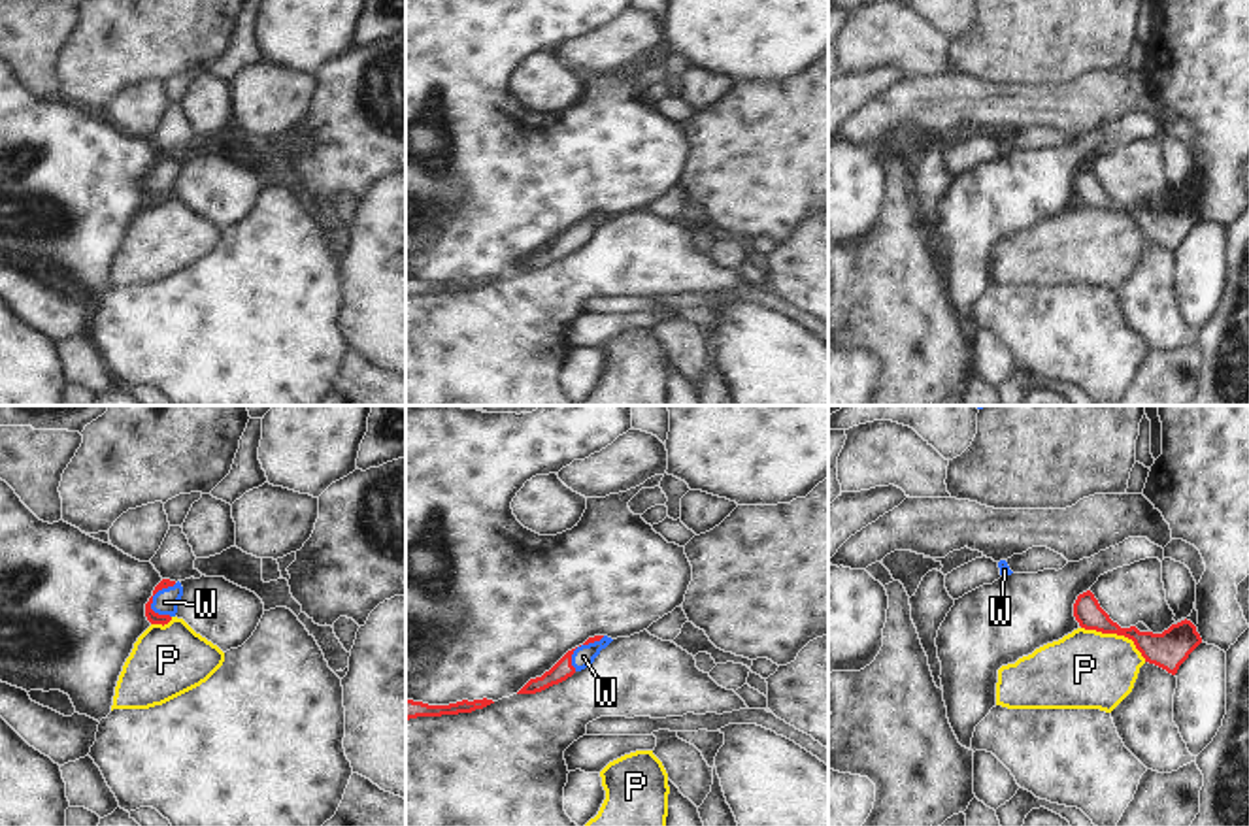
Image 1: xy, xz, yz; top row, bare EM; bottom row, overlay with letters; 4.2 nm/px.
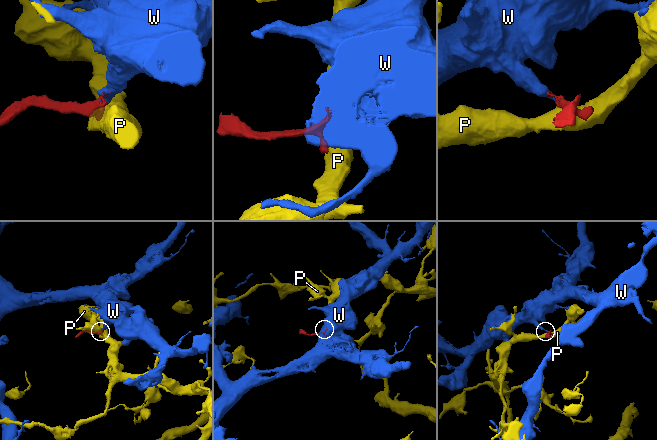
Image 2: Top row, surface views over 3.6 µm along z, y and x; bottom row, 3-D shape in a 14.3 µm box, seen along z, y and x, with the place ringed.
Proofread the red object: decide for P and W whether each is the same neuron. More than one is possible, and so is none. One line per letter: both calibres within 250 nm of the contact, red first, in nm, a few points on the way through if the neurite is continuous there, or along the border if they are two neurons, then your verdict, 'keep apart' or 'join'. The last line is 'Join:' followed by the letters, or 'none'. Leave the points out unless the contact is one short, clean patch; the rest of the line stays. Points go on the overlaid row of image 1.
P: 160 nm thick on the red side, 340 nm on the other; keep apart
W: 50 nm thick on the red side, 110 nm on the other; runs through xy (153, 617), (151, 604), (155, 593), (165, 602); join
Join: W

